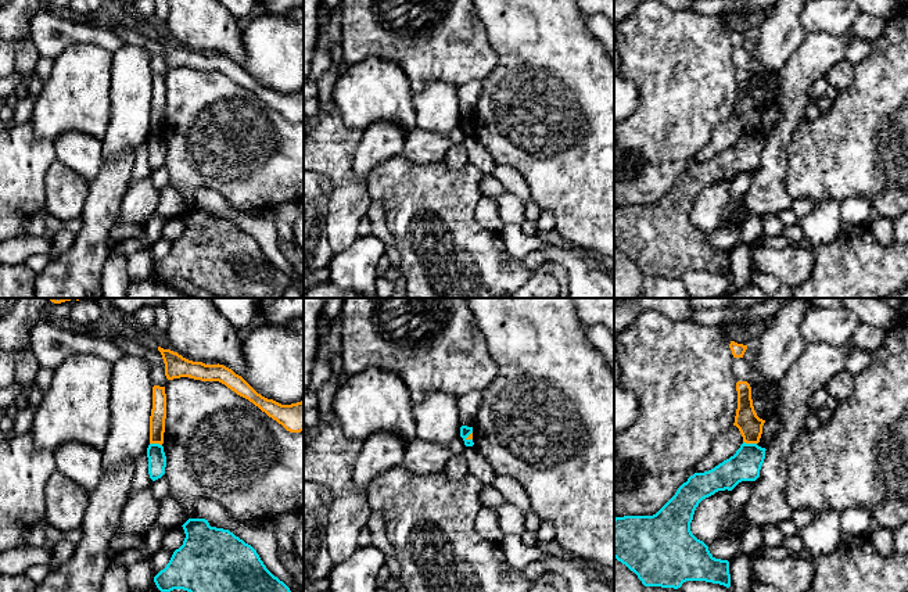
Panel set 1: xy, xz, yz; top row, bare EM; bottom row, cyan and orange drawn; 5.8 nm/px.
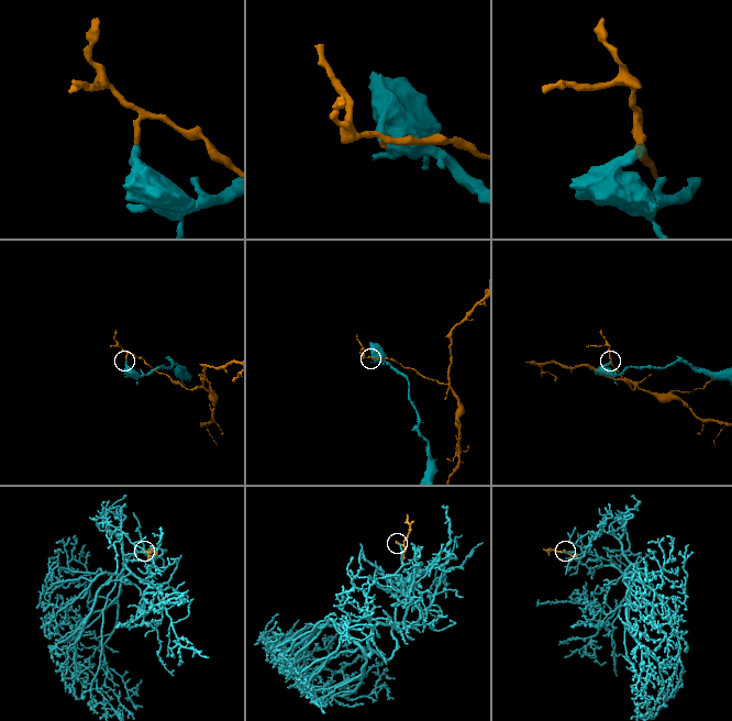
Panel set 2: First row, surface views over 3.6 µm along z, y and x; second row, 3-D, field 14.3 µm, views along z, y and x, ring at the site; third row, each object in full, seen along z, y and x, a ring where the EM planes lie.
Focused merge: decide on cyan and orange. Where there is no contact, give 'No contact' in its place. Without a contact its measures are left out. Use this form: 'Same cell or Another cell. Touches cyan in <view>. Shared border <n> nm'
Another cell. Touches cyan in yz. Shared border 80 nm

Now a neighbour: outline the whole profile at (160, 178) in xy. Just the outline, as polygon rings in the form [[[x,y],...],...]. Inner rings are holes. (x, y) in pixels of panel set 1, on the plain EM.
[[[165,165],[152,171],[150,177],[154,187],[157,187],[158,190],[162,190],[165,186],[169,184],[169,173]]]

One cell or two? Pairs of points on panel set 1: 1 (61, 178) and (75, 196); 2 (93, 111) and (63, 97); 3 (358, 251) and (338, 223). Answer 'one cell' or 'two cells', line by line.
1: one cell
2: one cell
3: two cells

